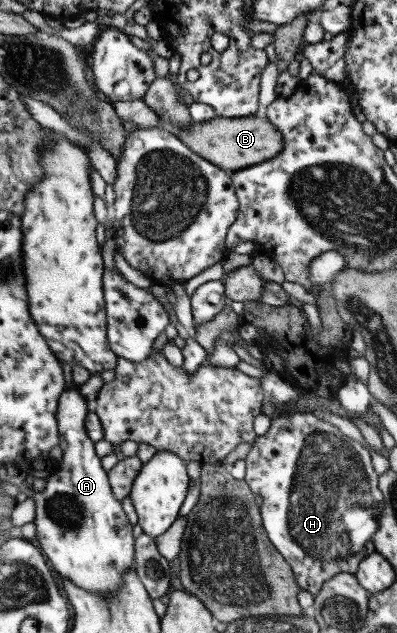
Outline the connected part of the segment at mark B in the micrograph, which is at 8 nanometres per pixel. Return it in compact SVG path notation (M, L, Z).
M255 115L238 118L215 116L206 122L190 123L187 129L179 130L175 135L194 154L227 172L265 162L284 148L283 137L267 117Z

